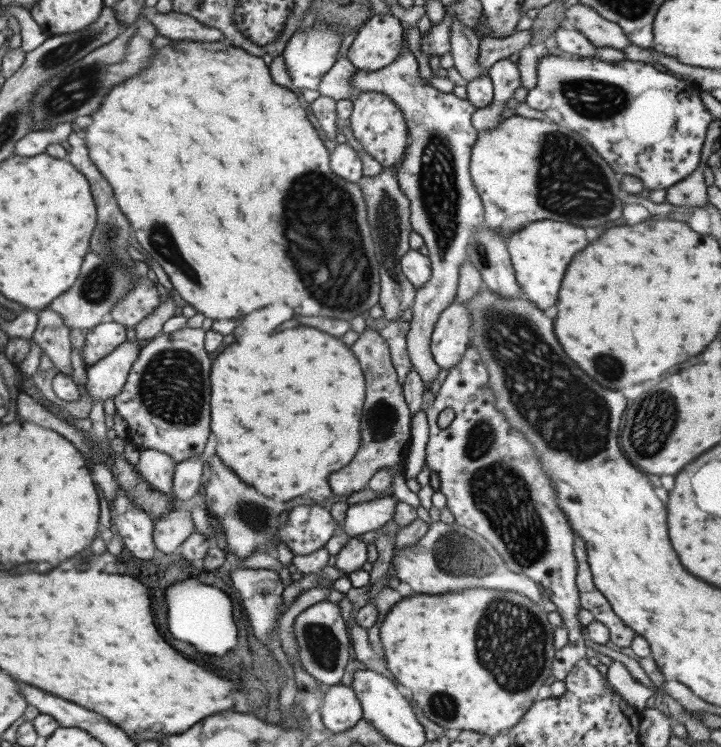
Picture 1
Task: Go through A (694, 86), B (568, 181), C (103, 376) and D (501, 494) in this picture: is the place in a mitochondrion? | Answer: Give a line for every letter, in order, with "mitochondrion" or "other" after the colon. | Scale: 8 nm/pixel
A: other
B: mitochondrion
C: other
D: mitochondrion

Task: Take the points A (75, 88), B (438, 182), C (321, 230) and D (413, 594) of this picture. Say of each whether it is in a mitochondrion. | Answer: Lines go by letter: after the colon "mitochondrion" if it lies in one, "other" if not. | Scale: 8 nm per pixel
A: mitochondrion
B: mitochondrion
C: mitochondrion
D: other

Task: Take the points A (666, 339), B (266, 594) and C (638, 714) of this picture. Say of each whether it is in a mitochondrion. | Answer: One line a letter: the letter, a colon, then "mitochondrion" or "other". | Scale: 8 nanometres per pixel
A: other
B: other
C: other

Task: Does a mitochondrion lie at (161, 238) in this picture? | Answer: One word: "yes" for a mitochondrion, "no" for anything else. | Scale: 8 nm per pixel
yes

